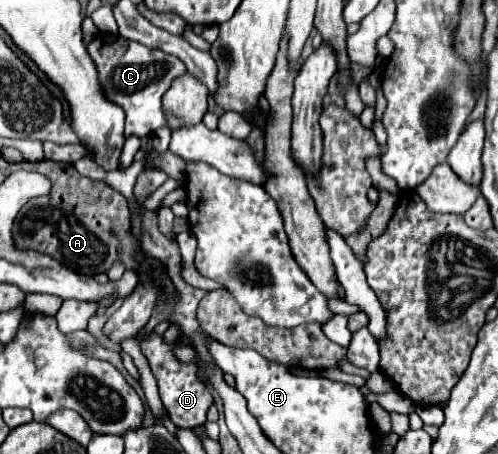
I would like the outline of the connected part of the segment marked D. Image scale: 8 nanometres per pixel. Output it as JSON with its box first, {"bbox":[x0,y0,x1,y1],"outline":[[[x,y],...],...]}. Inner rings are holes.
{"bbox":[142,334,212,428],"outline":[[[150,334],[144,342],[142,342],[142,354],[148,358],[150,370],[158,382],[158,390],[160,390],[160,398],[164,402],[164,408],[168,412],[168,418],[178,426],[178,428],[198,428],[206,422],[206,412],[212,404],[212,394],[206,388],[204,382],[200,382],[198,378],[198,368],[184,366],[178,364],[178,360],[174,360],[174,354],[170,352],[172,344],[164,344],[164,340],[156,334]]]}

